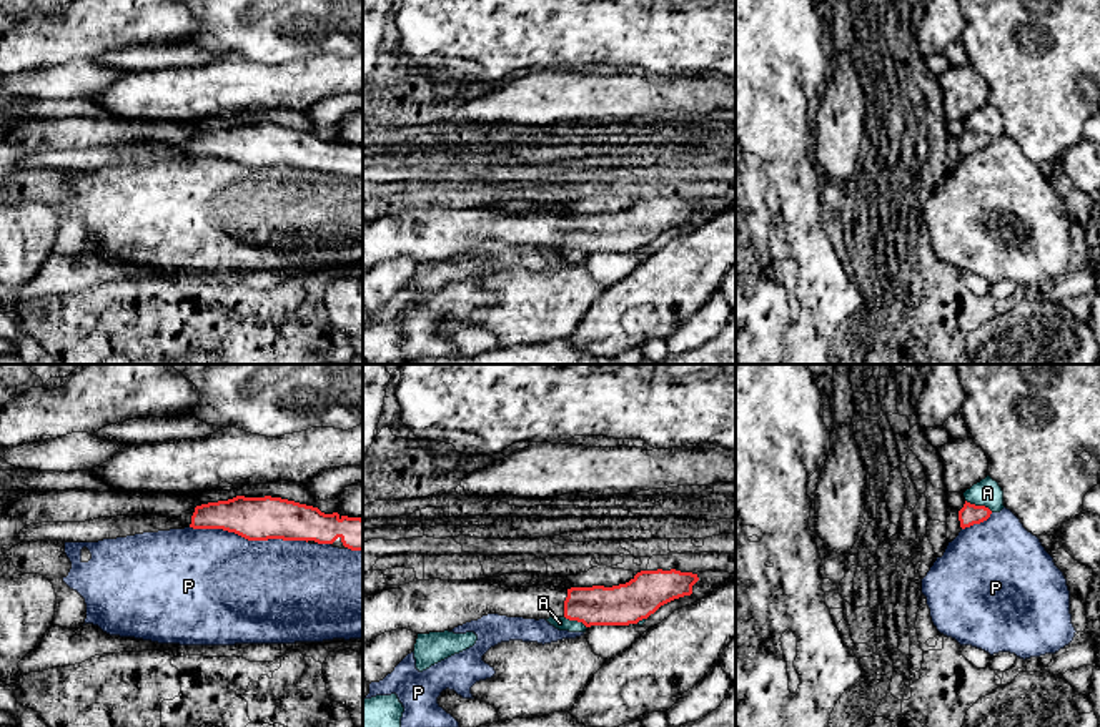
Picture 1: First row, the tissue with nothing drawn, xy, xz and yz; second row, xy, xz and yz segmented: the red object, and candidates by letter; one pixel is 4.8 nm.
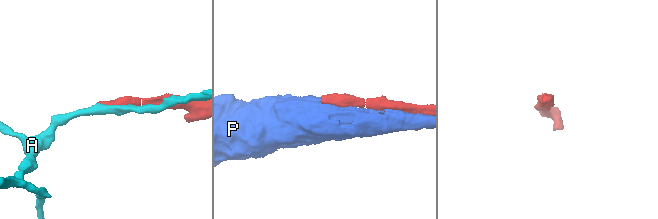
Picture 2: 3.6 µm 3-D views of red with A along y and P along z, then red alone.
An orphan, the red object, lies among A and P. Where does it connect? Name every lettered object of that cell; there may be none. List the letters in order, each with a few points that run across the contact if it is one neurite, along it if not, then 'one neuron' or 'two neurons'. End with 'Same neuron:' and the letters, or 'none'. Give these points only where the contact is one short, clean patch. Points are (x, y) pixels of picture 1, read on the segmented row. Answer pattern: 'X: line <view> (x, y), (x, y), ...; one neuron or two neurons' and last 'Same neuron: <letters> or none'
A: line yz (966, 499), (984, 504), (992, 511); two neurons
P: two neurons
Same neuron: none

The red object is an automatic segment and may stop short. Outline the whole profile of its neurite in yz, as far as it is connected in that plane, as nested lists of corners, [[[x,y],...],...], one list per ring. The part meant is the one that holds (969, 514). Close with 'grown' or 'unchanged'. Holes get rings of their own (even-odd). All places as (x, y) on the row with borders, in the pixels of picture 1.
[[[965,501],[964,507],[959,511],[960,527],[970,527],[980,524],[990,517],[992,511],[985,506],[975,506]]]; unchanged

